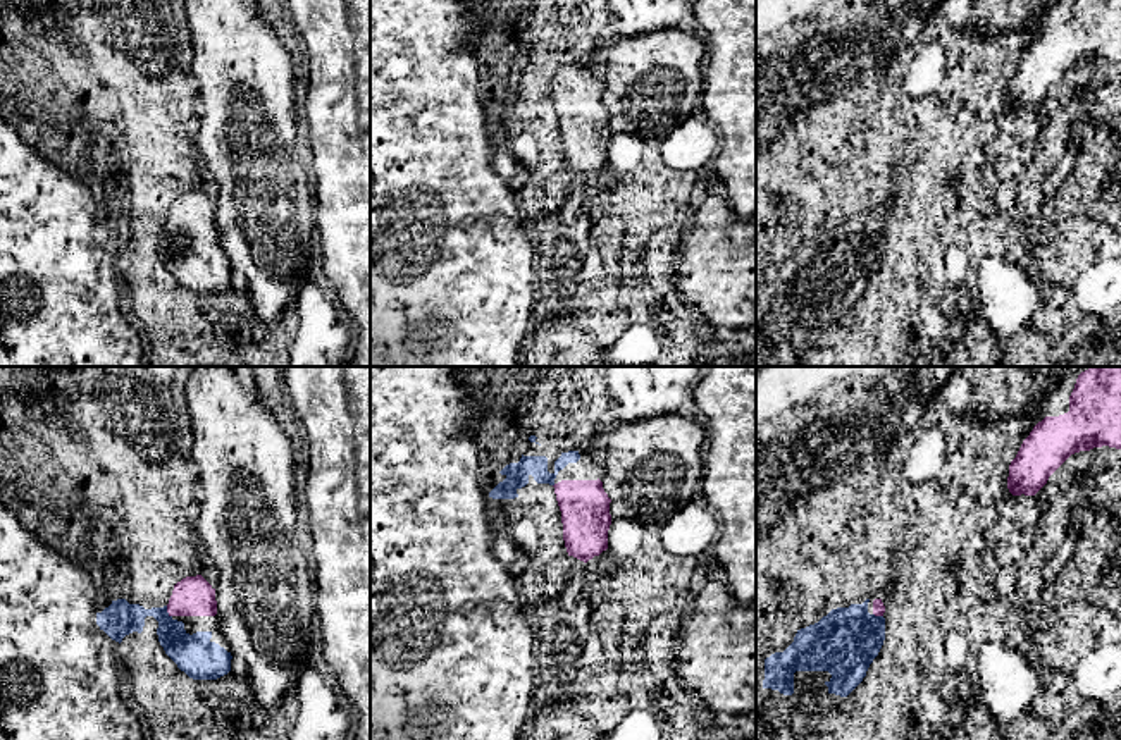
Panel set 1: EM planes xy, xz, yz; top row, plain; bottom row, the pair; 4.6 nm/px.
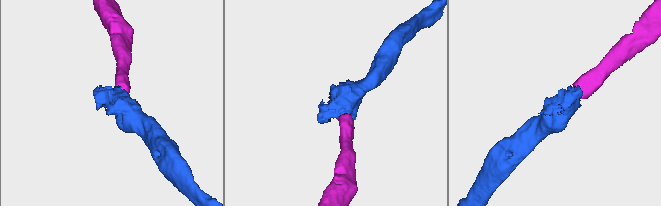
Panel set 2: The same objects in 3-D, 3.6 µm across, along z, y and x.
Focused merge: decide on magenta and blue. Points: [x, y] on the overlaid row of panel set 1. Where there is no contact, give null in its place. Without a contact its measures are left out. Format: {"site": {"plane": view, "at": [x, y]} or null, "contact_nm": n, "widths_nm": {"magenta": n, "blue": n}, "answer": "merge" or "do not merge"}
{"site": {"plane": "xy", "at": [167, 611]}, "contact_nm": 60, "widths_nm": {"magenta": 190, "blue": 190}, "answer": "merge"}

